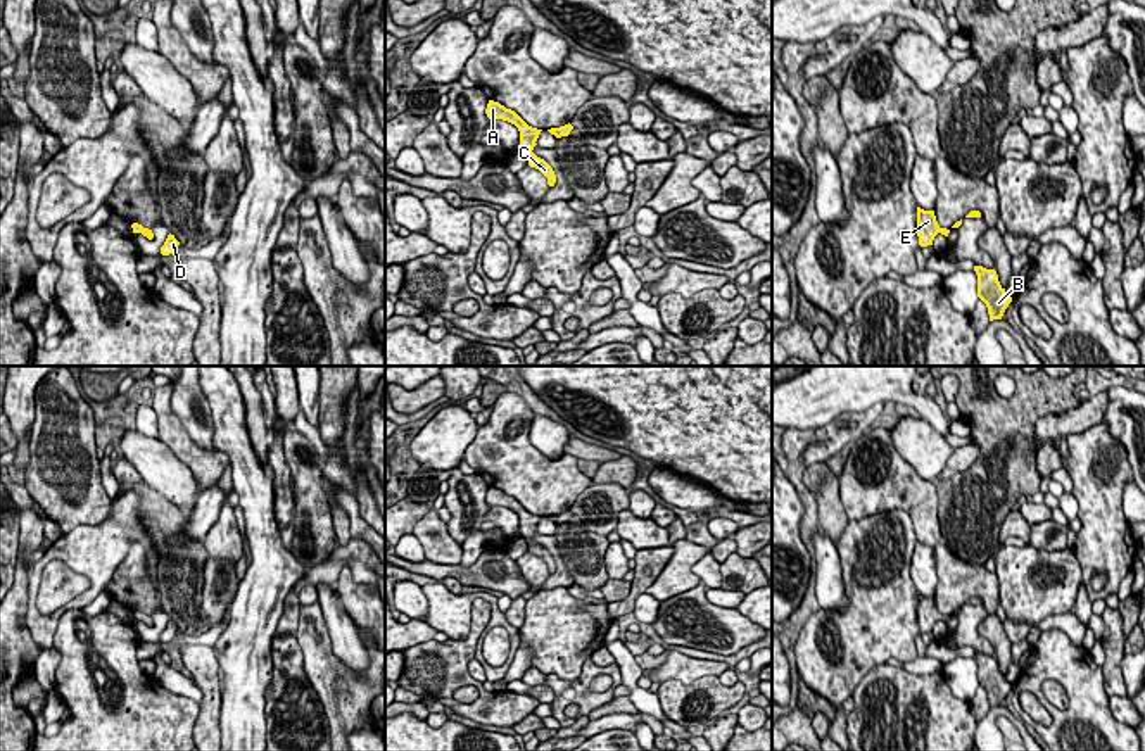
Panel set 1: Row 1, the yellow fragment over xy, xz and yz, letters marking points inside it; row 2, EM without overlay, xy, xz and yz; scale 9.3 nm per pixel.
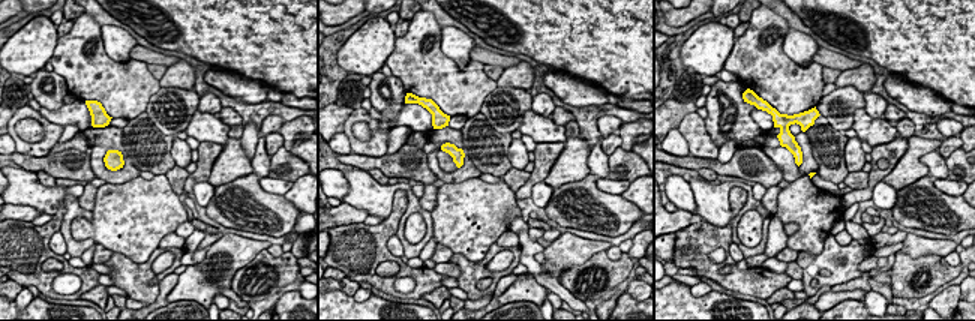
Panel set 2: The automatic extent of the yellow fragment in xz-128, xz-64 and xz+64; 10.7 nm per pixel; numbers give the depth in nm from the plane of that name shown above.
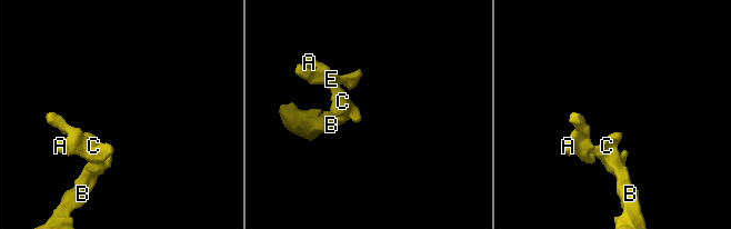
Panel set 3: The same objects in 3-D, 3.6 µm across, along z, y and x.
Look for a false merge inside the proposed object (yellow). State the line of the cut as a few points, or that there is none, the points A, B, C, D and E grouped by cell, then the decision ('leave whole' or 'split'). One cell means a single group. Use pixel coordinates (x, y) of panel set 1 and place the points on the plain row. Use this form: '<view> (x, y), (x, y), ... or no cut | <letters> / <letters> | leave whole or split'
no cut | A B C D E | leave whole

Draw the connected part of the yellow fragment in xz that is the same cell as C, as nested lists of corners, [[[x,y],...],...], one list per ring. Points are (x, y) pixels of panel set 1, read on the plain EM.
[[[489,487],[485,501],[489,506],[503,506],[515,511],[520,518],[520,537],[528,540],[528,552],[539,556],[546,565],[547,571],[554,573],[556,561],[553,554],[541,544],[537,544],[532,537],[537,532],[537,525],[542,516],[528,513],[515,497],[506,495],[499,489]]]

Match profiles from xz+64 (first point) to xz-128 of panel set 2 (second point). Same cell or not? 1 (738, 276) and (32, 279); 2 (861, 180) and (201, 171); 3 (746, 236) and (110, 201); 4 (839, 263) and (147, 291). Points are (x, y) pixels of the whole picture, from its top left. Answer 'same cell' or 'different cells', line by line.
1: same cell
2: different cells
3: same cell
4: same cell

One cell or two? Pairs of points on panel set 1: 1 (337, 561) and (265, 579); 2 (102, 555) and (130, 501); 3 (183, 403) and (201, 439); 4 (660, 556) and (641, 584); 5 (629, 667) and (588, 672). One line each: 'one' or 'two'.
1: two
2: one
3: one
4: one
5: two

